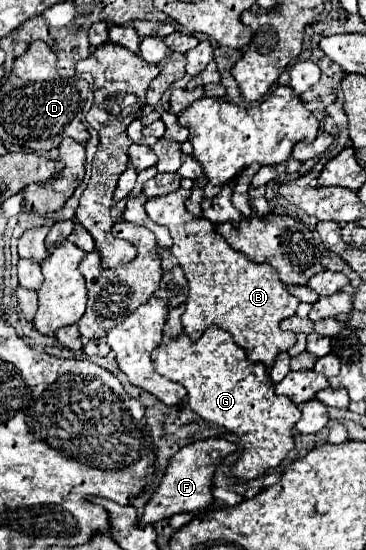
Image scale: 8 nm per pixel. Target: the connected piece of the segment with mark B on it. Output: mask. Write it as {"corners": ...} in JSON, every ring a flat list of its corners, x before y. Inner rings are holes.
{"corners":[[180,187,168,195,152,197,144,205,152,221,170,229,174,239,170,251,180,261,190,285,186,311,182,315,184,333,196,341,208,327,216,325,228,331,234,341,246,349,248,359,272,367,274,357,296,343,296,335,292,331,282,331,280,321,292,317,300,301,286,291,286,285,278,279,274,267,250,261,244,253,234,251,208,219,192,217,184,207,188,197,190,191]]}

